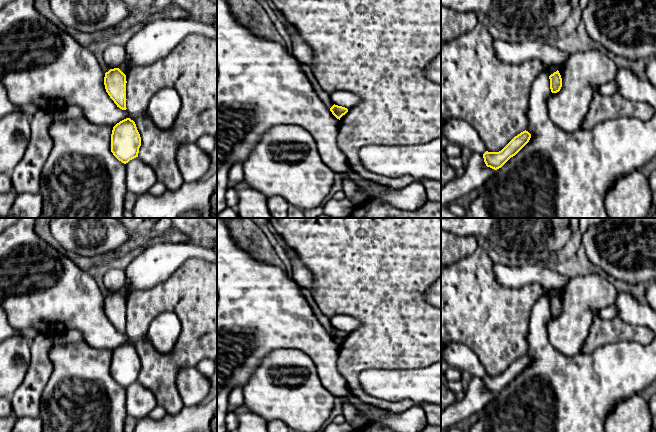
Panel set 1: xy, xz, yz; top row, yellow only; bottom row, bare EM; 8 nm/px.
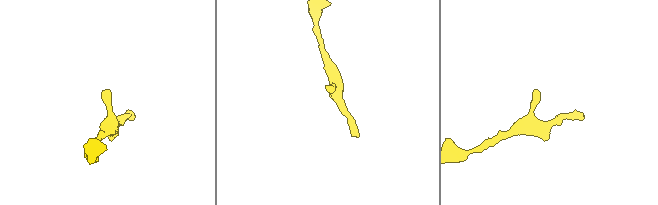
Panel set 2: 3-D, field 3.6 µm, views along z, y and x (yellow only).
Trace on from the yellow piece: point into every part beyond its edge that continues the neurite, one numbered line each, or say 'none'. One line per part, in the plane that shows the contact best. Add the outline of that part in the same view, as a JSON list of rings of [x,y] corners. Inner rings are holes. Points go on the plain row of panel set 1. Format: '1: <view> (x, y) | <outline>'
none

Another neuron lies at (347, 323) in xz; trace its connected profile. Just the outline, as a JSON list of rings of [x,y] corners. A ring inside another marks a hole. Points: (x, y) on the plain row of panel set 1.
[[[338,314],[329,317],[331,325],[338,330],[347,332],[348,334],[355,331],[361,326],[361,322],[353,316]]]

